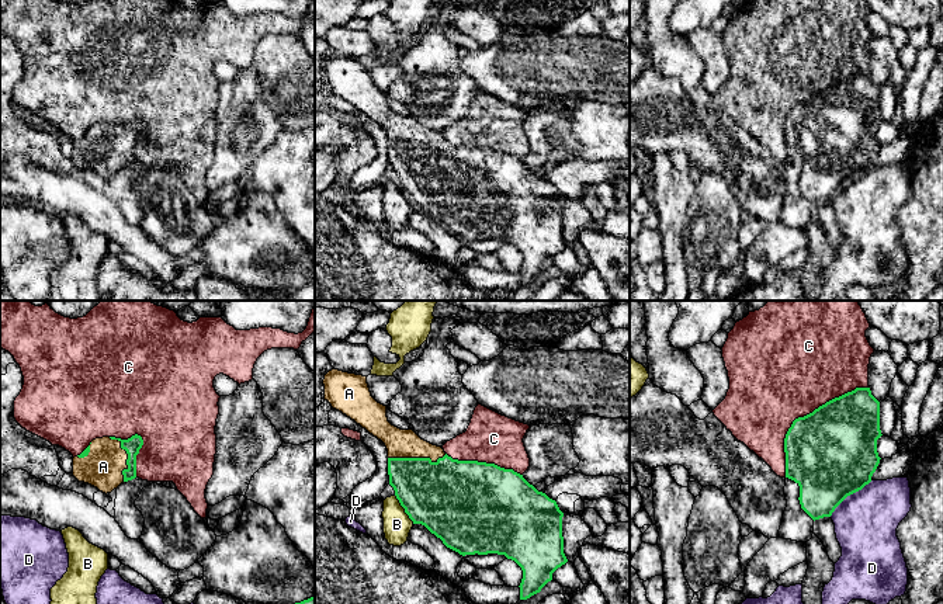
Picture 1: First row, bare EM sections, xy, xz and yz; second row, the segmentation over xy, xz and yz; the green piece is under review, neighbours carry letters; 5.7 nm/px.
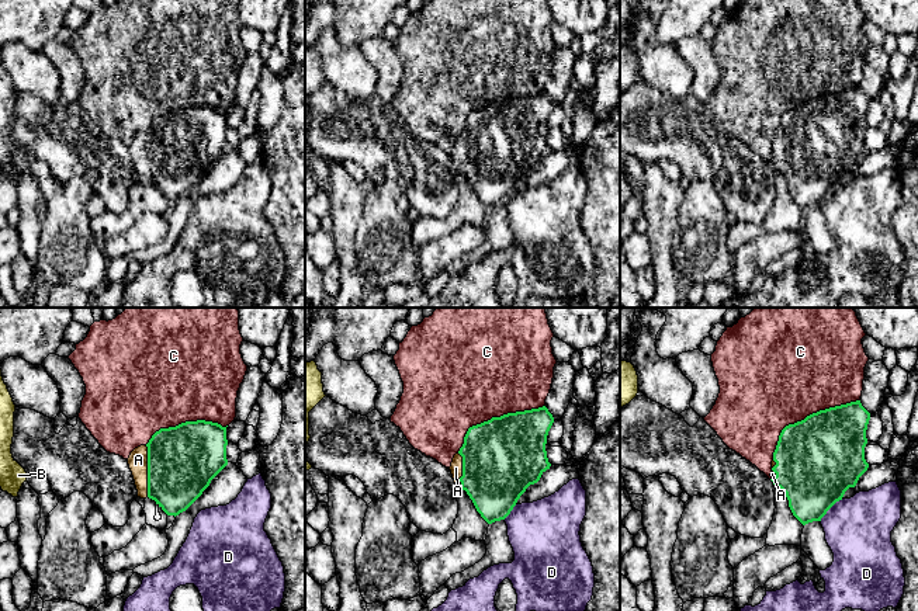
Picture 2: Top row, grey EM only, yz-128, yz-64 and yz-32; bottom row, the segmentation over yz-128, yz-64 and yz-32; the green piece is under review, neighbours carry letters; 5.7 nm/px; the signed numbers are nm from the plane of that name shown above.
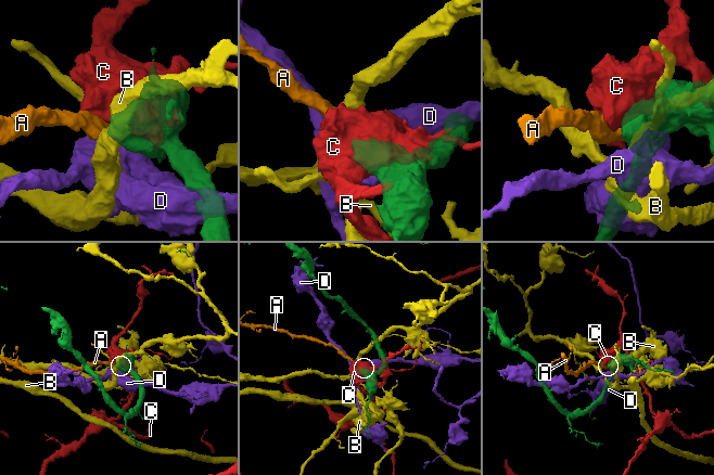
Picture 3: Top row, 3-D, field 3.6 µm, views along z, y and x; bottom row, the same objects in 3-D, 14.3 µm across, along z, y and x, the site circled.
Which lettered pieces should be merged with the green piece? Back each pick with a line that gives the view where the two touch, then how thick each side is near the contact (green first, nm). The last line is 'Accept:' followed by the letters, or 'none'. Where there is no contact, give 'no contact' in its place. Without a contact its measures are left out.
A: meets green in xz; 380 nm thick on the green side, 160 nm on the other
Accept: A

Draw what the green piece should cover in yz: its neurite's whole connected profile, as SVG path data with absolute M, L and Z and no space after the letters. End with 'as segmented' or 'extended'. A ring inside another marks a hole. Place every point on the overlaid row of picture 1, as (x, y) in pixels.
M856 388L793 421L784 438L786 478L800 486L801 508L815 521L831 517L850 494L871 482L880 457L880 402L870 388Z | as segmented

